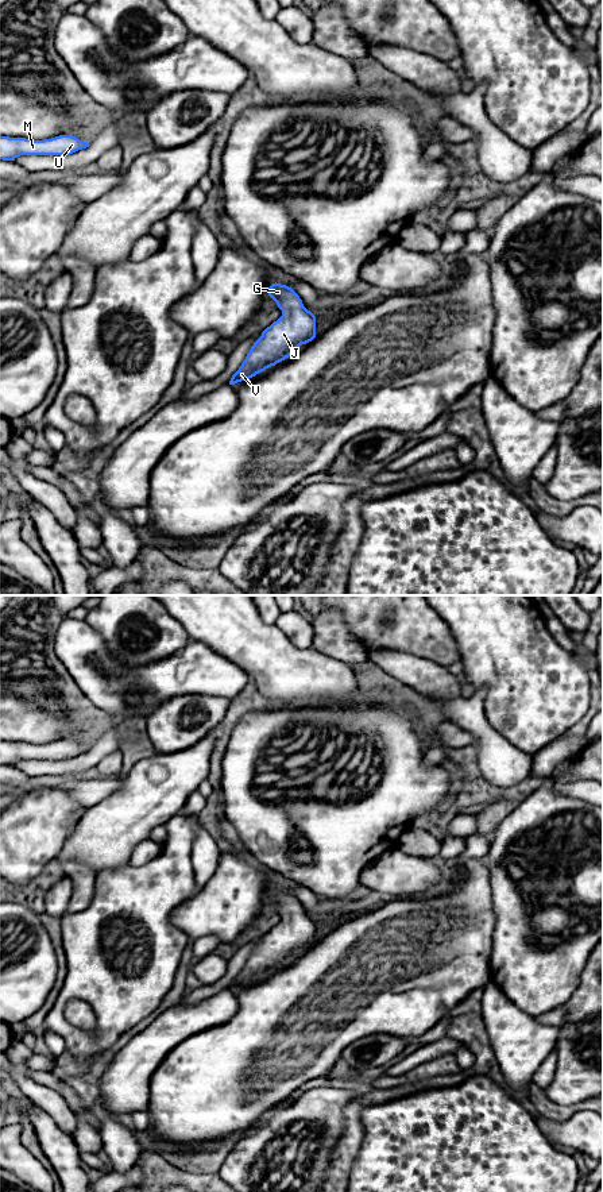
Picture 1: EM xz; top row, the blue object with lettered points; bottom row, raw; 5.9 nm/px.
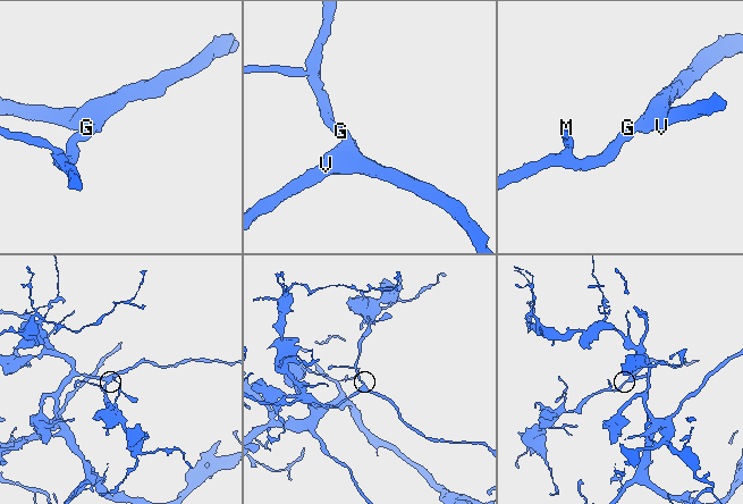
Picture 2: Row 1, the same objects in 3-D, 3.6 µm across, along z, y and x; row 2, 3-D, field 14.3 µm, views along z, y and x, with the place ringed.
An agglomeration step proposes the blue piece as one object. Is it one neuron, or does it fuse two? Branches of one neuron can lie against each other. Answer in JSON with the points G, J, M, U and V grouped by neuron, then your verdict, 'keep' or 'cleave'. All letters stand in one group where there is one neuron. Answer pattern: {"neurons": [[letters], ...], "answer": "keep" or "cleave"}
{"neurons": [["G", "J", "M", "U", "V"]], "answer": "keep"}

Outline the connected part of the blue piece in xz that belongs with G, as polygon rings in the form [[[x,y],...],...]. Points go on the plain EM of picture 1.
[[[275,887],[268,892],[268,900],[277,907],[282,921],[262,937],[229,990],[247,985],[275,971],[301,949],[316,942],[316,921],[304,911],[291,892]]]

